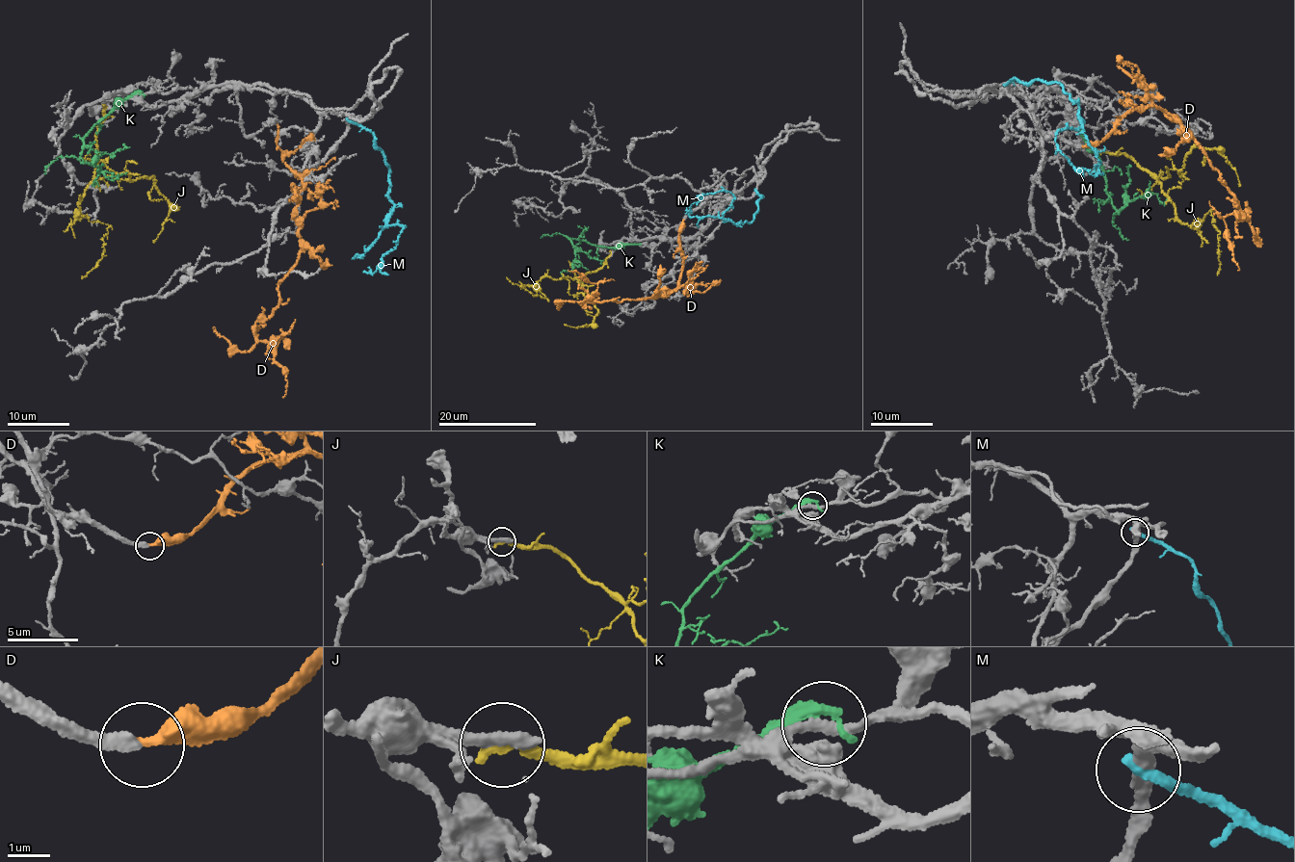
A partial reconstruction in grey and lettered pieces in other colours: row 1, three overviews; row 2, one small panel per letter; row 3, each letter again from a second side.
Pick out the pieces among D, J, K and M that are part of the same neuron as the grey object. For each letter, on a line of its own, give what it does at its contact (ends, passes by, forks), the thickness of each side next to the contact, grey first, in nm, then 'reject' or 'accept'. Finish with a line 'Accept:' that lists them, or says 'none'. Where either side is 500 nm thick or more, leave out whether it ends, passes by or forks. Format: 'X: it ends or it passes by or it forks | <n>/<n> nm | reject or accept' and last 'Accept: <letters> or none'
D: it ends | 280/360 nm | reject
J: it ends | 360/280 nm | reject
K: it ends | 200/340 nm | reject
M: it ends | 320/300 nm | reject
Accept: none

